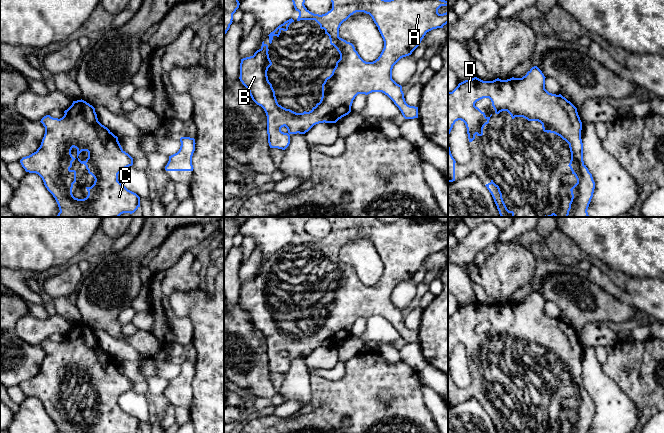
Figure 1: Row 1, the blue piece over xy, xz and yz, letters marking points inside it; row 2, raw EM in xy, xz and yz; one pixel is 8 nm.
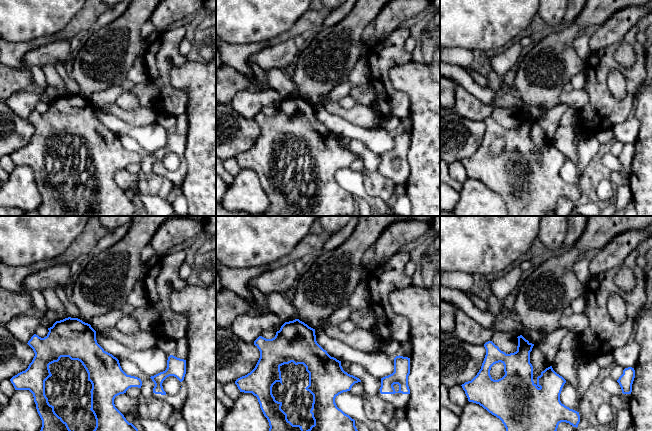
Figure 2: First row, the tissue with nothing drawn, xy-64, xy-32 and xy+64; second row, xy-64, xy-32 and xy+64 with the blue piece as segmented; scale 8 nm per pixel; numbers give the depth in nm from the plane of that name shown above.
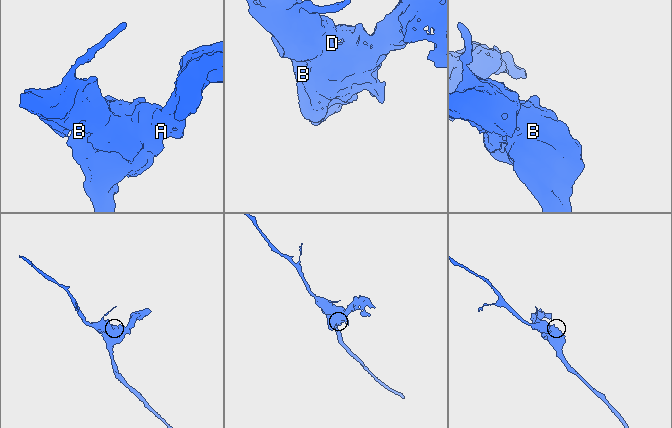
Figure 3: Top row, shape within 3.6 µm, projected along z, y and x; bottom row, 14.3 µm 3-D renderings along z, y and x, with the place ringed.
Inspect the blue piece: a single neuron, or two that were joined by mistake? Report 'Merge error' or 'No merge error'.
No merge error

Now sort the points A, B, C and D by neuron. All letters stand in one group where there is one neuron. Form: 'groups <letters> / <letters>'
groups A B C D

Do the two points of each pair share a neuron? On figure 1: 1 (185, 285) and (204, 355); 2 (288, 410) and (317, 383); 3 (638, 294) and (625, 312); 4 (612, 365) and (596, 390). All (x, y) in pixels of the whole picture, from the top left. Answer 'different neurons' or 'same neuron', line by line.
1: different neurons
2: different neurons
3: different neurons
4: different neurons

